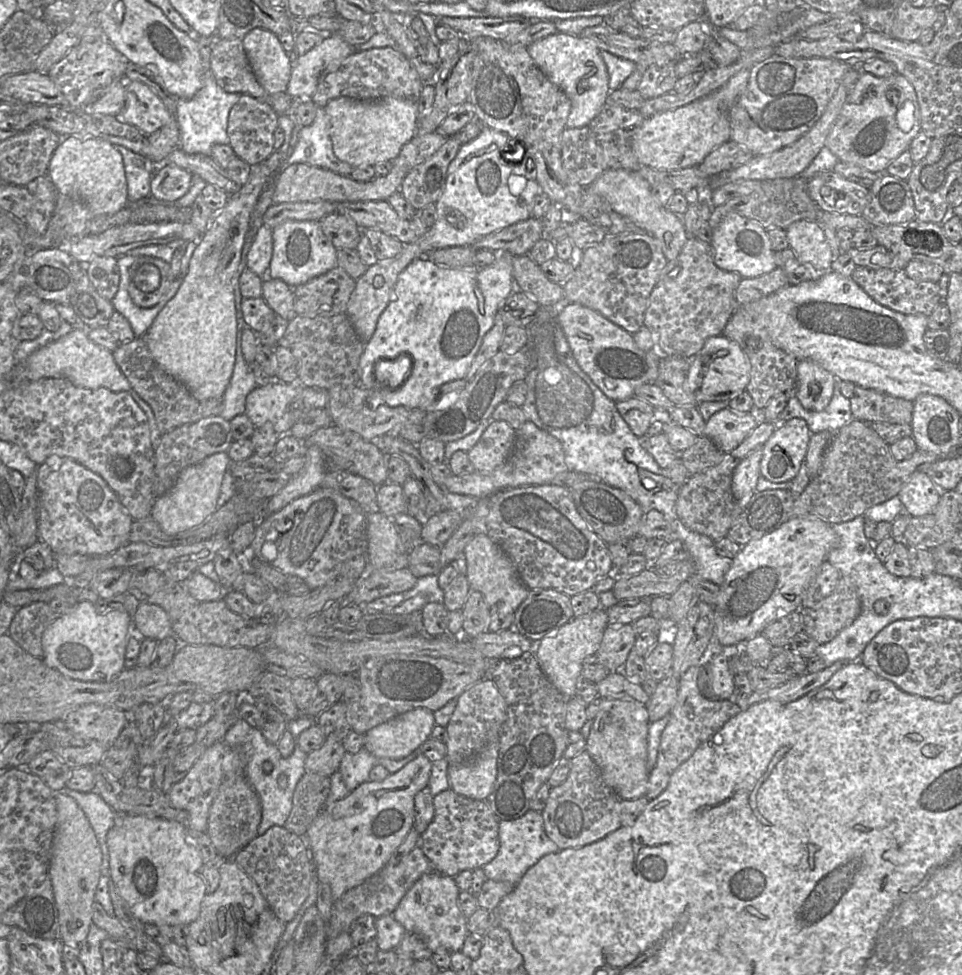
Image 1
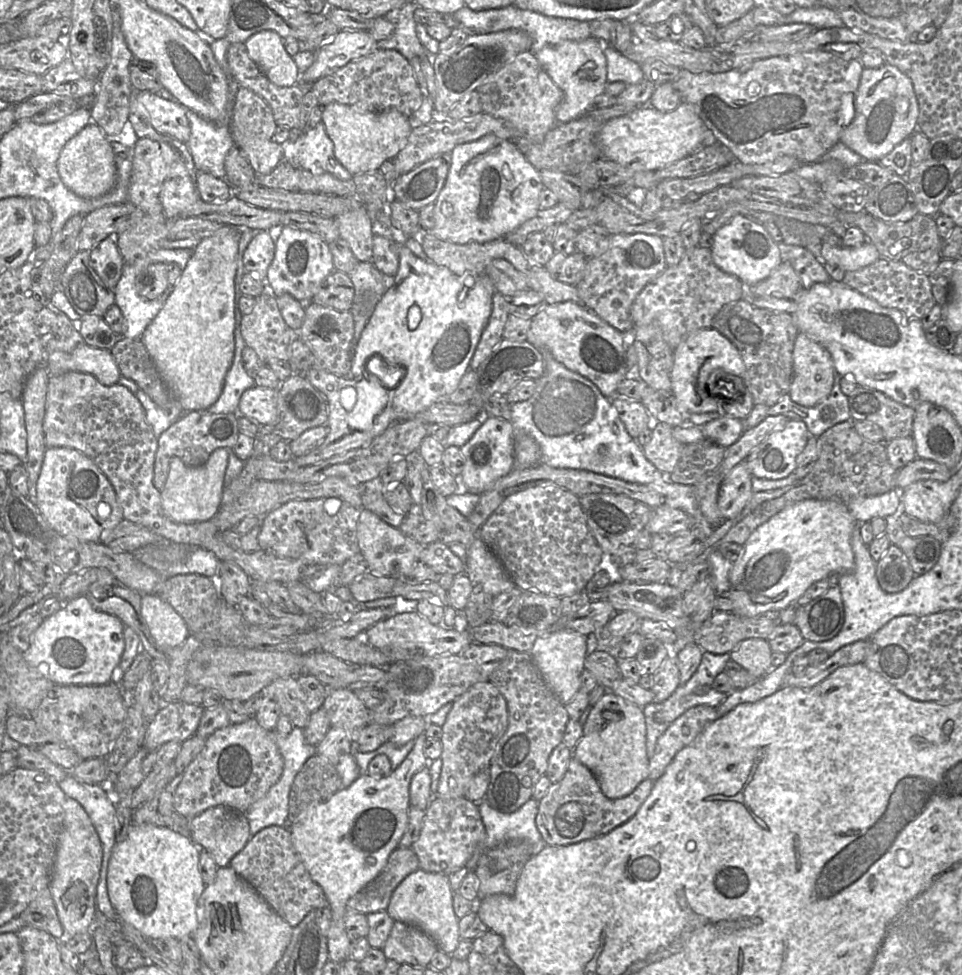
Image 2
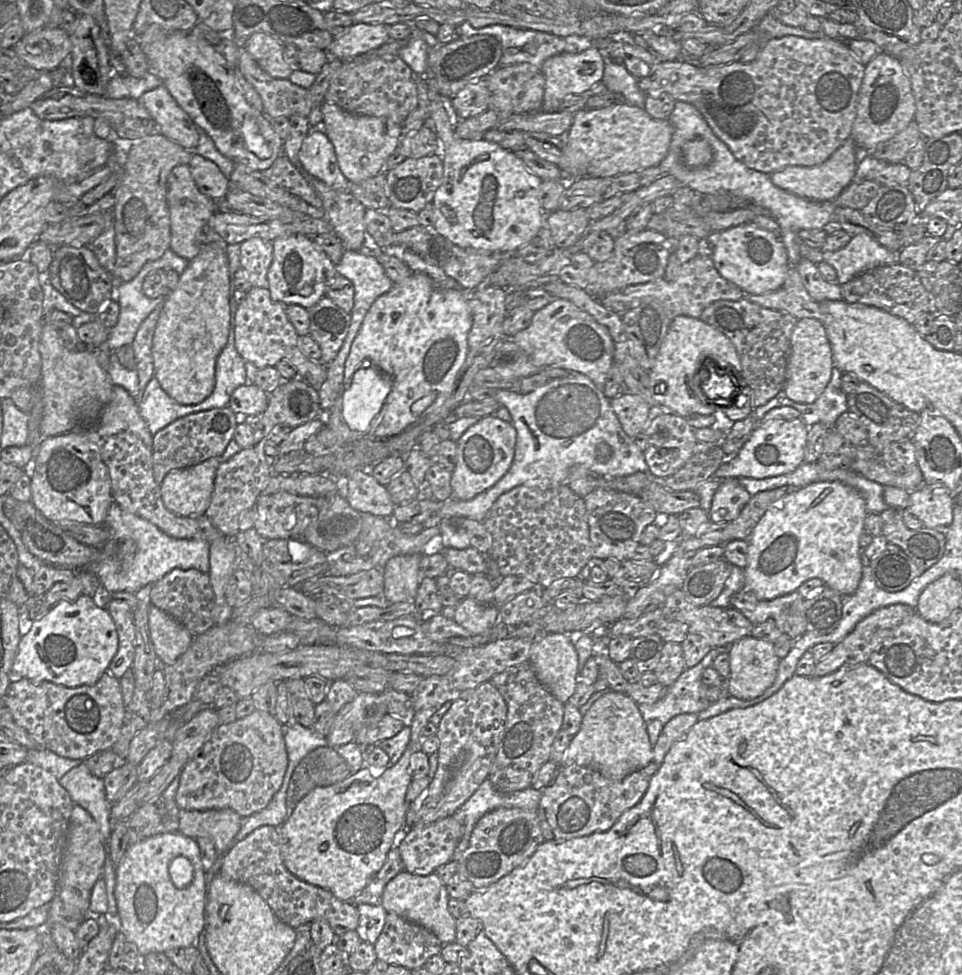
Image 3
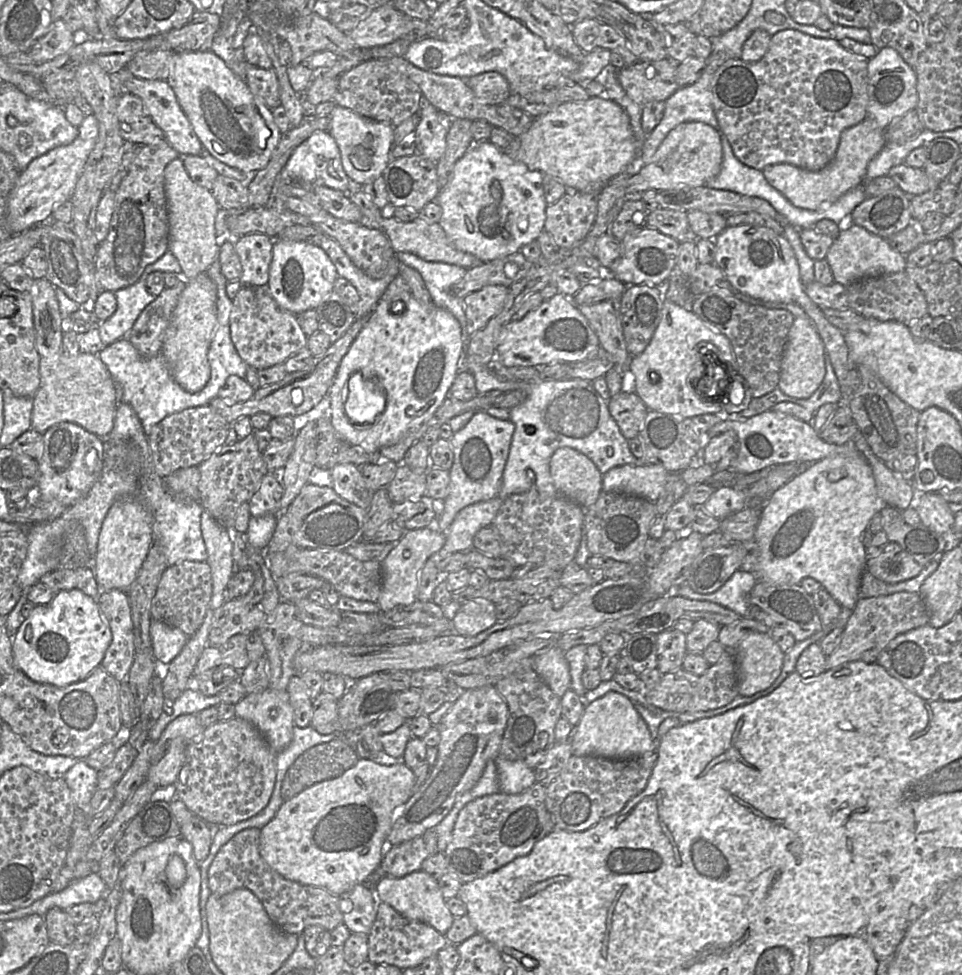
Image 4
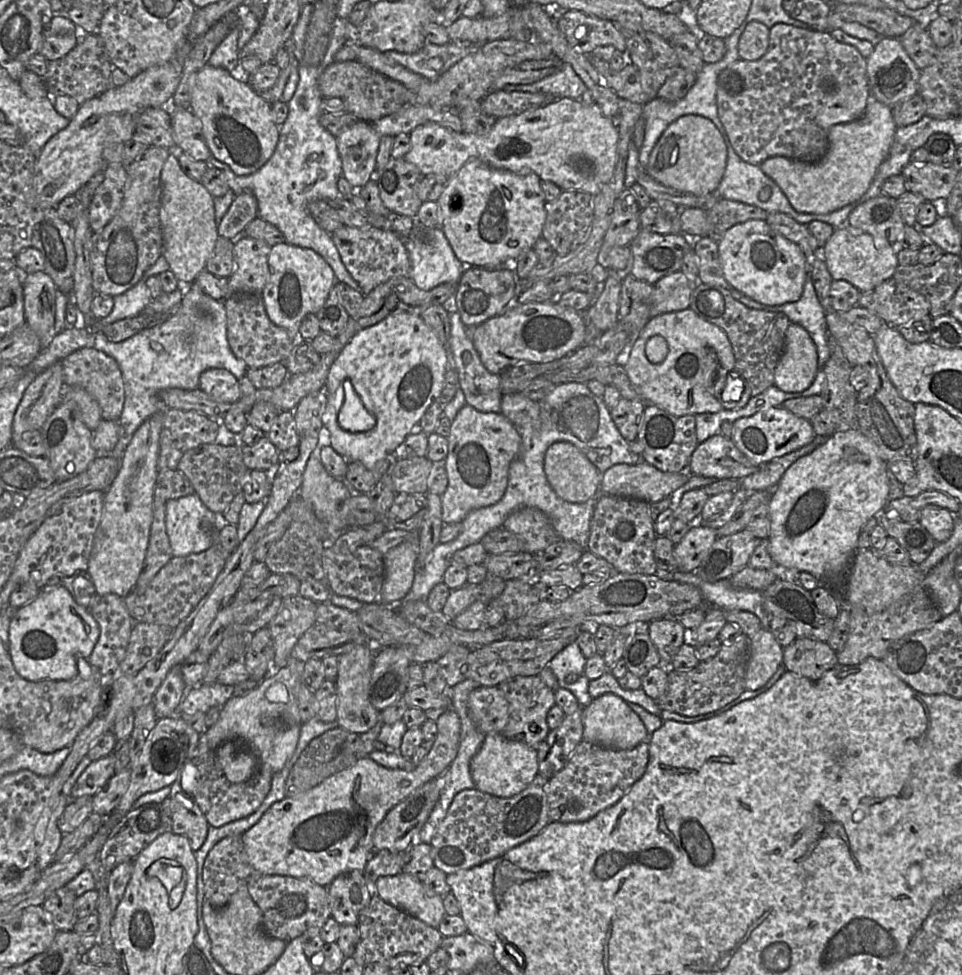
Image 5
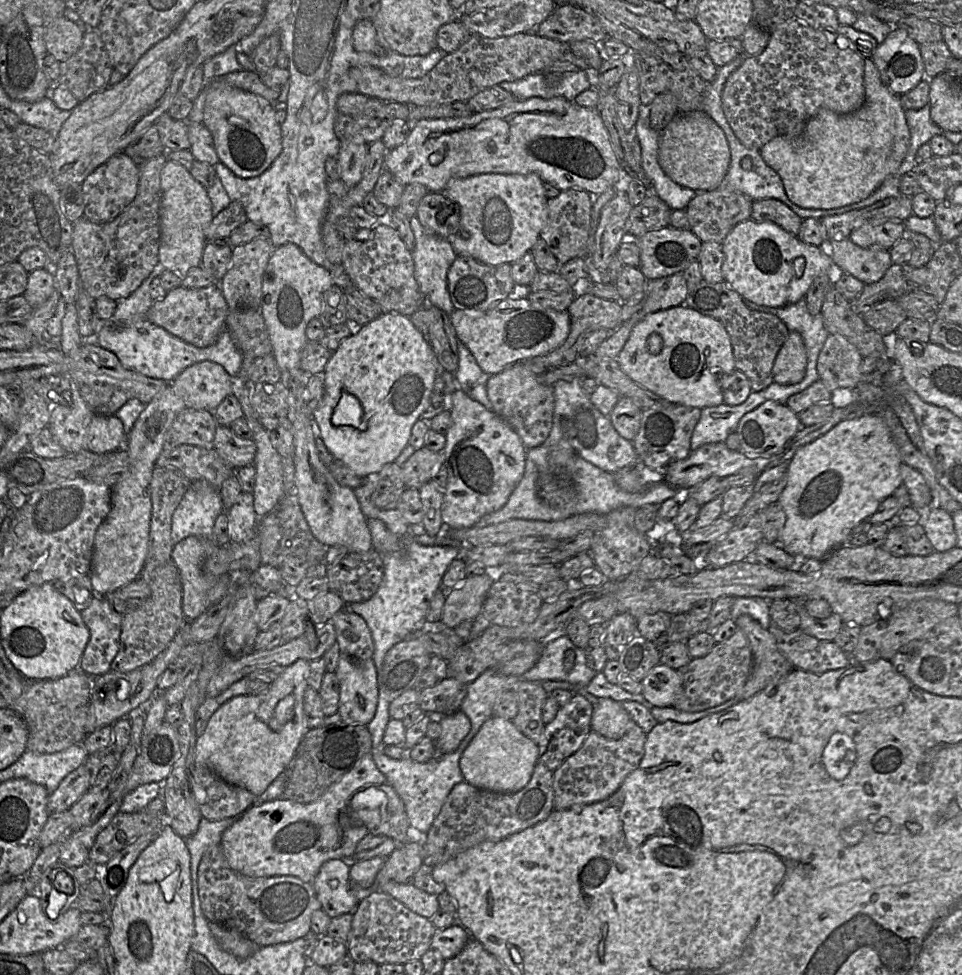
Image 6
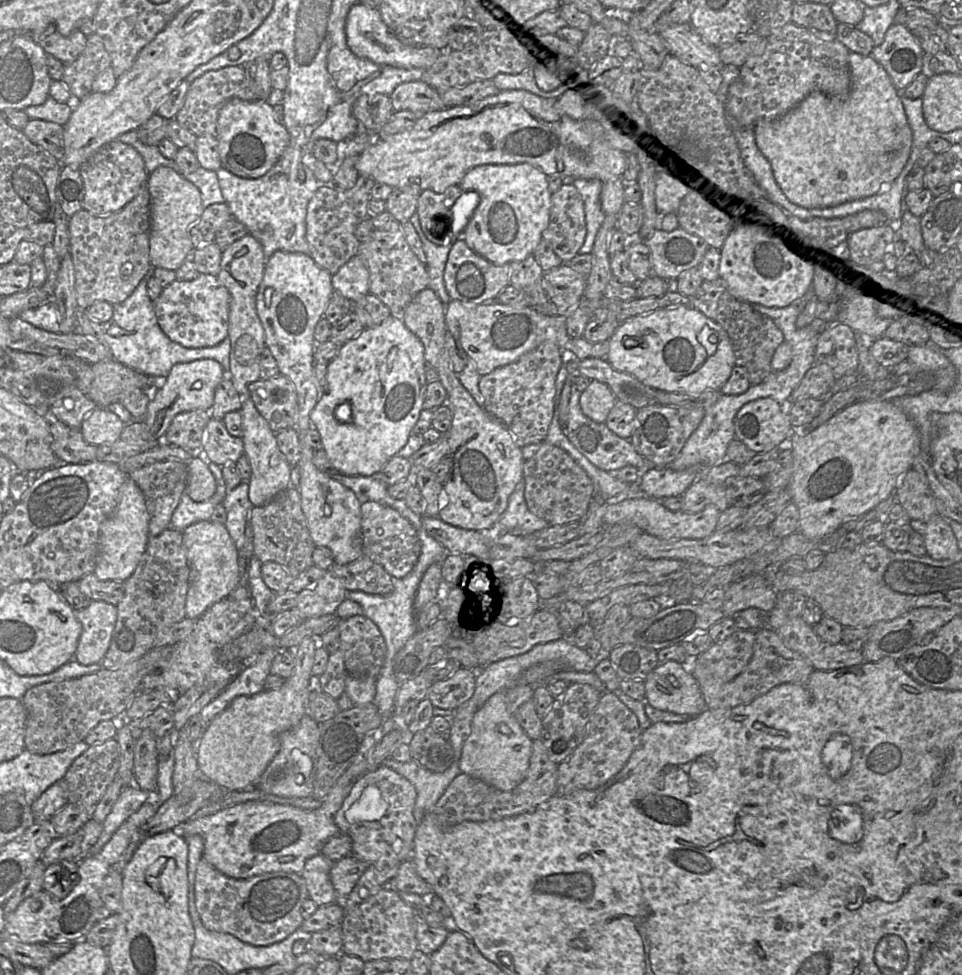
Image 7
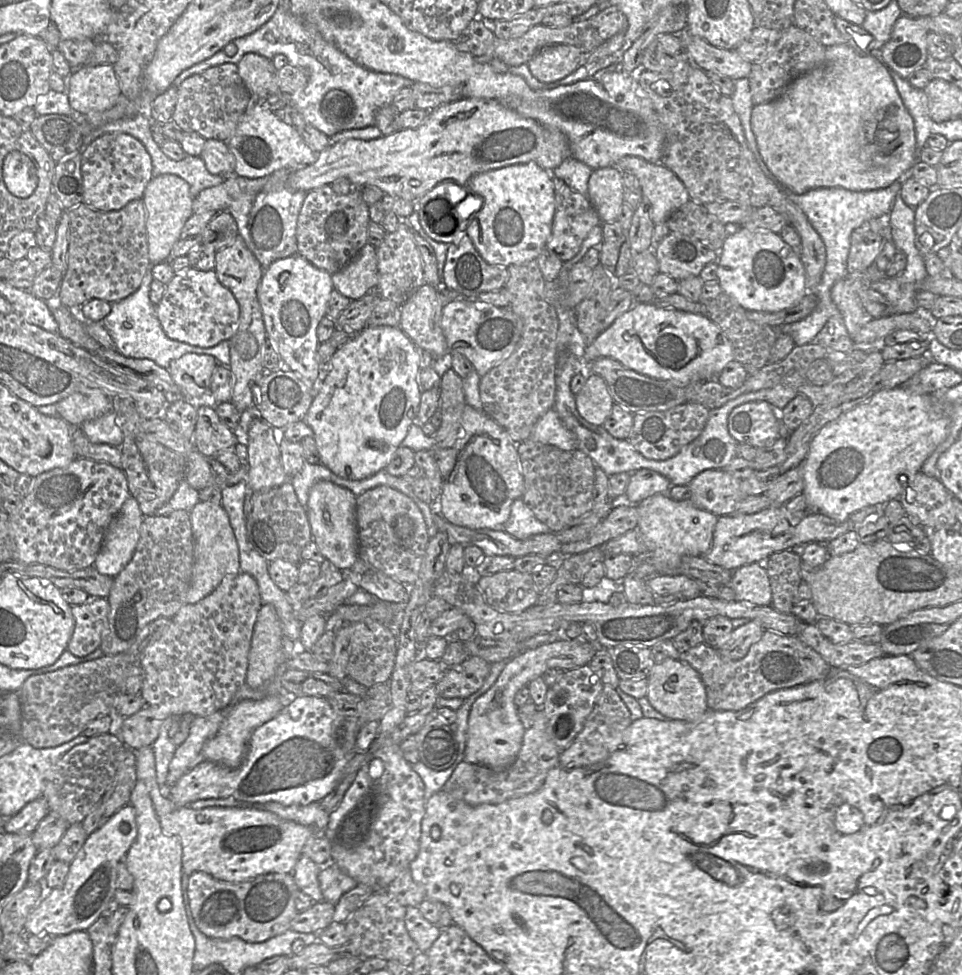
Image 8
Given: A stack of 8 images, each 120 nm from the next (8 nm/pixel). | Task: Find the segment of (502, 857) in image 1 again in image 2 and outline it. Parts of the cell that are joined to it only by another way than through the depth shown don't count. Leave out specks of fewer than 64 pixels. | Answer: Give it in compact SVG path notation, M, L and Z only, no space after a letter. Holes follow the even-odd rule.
M534 798L529 799L512 813L502 813L493 809L485 799L477 805L484 825L485 837L466 863L469 871L474 871L483 851L510 841L526 841L532 846L532 855L547 846L536 826L539 801Z

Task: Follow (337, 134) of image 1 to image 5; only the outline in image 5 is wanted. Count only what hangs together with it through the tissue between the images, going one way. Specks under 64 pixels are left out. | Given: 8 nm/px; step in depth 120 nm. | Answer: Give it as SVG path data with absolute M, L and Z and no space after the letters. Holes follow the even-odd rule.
M356 120L336 137L343 176L352 187L362 187L374 178L381 135L372 123Z

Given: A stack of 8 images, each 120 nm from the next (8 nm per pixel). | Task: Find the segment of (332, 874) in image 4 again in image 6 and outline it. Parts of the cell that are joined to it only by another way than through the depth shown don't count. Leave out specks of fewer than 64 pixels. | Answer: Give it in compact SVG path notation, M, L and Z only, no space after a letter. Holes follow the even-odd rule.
M459 709L445 715L439 722L441 734L435 741L437 754L451 753L457 749L460 742L470 730L469 718ZM367 753L314 802L303 804L278 798L253 804L223 832L220 846L230 867L242 875L252 878L292 875L312 883L324 862L330 859L350 861L358 842L368 833L364 825L350 818L350 801L353 795L363 787L385 782L386 778L377 769L371 753Z

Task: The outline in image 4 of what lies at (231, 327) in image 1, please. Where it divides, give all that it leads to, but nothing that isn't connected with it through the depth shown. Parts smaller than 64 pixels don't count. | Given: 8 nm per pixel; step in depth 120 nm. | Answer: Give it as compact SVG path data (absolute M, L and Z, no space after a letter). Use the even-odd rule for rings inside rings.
M206 272L187 280L164 336L161 354L174 380L189 393L201 391L210 379L208 351L218 326L216 302L216 286Z

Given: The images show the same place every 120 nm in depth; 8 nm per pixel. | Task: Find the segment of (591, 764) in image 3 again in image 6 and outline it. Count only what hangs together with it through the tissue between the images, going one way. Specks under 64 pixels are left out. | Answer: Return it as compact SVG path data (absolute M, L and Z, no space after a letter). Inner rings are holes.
M599 698L594 705L591 730L609 739L621 738L635 725L621 702L611 698Z

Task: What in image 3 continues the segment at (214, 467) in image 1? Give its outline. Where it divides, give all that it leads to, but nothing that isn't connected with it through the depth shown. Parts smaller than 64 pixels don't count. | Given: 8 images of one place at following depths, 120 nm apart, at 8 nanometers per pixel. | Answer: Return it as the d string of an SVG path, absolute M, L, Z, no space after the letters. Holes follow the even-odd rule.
M220 457L197 465L173 469L160 485L164 506L182 517L204 515L211 501Z

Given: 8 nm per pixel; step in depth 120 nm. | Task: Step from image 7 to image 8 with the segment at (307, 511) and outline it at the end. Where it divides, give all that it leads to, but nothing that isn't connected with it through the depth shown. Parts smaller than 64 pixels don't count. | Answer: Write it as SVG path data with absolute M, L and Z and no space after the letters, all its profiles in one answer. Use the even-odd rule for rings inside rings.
M325 480L316 482L309 492L306 513L312 540L321 554L341 571L350 569L359 559L356 499L349 489Z

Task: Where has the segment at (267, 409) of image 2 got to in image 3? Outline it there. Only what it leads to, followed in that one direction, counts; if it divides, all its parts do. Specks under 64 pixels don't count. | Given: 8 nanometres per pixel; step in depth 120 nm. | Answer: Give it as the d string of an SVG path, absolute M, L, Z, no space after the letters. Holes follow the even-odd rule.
M245 384L236 388L228 407L235 414L261 416L267 409L269 395L255 384Z

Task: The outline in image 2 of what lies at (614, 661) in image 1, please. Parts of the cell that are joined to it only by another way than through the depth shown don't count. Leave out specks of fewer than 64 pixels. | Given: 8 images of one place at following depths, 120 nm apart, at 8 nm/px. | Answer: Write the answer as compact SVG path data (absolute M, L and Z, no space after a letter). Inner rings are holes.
M631 611L617 612L609 623L601 631L597 649L605 651L618 659L623 638L633 632L639 631L641 620Z

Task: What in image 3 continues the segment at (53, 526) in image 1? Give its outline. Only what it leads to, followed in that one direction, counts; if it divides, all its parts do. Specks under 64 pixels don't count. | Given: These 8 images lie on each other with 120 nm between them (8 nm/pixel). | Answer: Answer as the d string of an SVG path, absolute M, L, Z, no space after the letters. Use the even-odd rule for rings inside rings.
M77 432L43 439L36 450L31 466L24 468L31 478L31 502L52 523L71 520L90 525L104 525L109 507L114 502L108 469L102 460L99 447Z

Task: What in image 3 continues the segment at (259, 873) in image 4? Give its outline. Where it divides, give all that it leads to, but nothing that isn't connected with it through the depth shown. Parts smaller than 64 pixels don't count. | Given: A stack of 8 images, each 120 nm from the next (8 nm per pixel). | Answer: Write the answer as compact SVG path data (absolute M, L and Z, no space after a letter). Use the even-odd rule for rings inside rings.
M261 826L235 843L222 857L219 874L226 879L251 886L267 902L274 914L293 927L325 919L336 936L356 930L359 925L357 907L342 901L330 891L309 884L293 875L284 865L279 843L279 830L274 826Z

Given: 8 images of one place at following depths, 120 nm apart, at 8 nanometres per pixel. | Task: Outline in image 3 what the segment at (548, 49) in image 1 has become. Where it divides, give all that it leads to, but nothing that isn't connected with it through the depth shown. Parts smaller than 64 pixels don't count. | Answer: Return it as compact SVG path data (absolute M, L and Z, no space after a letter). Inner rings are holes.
M592 45L578 53L563 52L549 57L542 65L542 72L546 78L542 111L557 112L567 95L590 91L597 82L602 81L604 58L601 50Z

